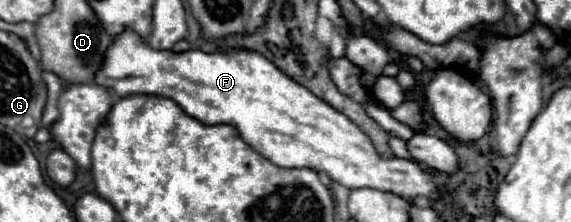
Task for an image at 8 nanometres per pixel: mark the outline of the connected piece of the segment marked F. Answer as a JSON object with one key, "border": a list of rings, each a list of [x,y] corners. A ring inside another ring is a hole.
{"border":[[[125,30],[119,38],[113,40],[111,50],[107,50],[103,60],[103,70],[99,70],[95,82],[113,90],[119,96],[129,94],[155,94],[163,98],[175,100],[187,114],[199,118],[207,124],[231,124],[239,130],[241,138],[265,156],[269,162],[283,168],[311,168],[315,172],[325,172],[333,182],[355,190],[355,188],[375,188],[387,190],[407,198],[409,202],[423,194],[431,200],[439,196],[439,186],[433,176],[437,174],[433,168],[423,164],[415,164],[401,158],[379,158],[373,142],[363,134],[347,116],[339,114],[335,108],[327,106],[321,98],[315,98],[305,86],[297,84],[289,76],[285,76],[275,64],[271,64],[265,56],[249,50],[229,50],[205,54],[201,50],[187,50],[181,54],[151,50],[147,42],[143,42],[135,32]]]}

